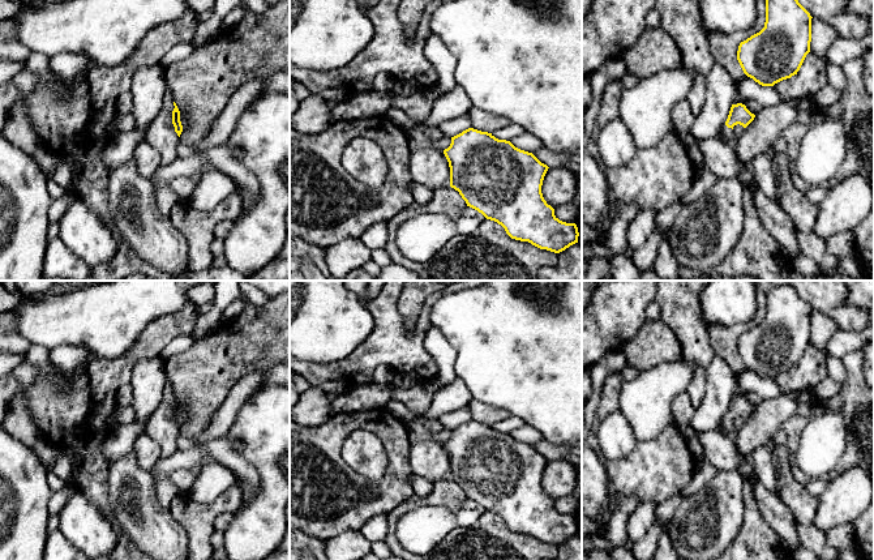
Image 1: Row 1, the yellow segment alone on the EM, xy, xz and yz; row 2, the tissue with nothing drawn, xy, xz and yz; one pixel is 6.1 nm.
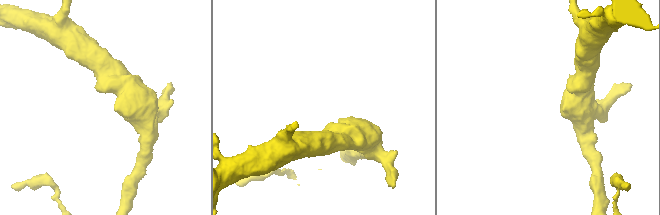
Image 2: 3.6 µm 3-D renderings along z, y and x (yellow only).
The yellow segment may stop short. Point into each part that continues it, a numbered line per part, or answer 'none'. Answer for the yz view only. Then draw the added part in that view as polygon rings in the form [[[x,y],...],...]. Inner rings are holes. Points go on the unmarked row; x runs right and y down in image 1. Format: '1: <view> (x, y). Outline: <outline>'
1: yz (727, 426). Outline: [[[725,416],[721,420],[721,426],[719,428],[725,436],[733,437],[734,436],[734,428],[733,422],[728,420]]]

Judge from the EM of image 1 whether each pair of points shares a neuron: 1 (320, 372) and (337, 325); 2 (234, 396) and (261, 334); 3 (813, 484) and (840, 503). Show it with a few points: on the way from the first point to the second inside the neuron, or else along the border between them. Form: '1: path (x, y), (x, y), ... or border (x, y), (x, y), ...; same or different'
1: border (351, 351), (346, 357), (329, 363), (303, 362); different
2: border (265, 368), (249, 371), (244, 375), (223, 402); different
3: border (828, 481), (817, 496); different

